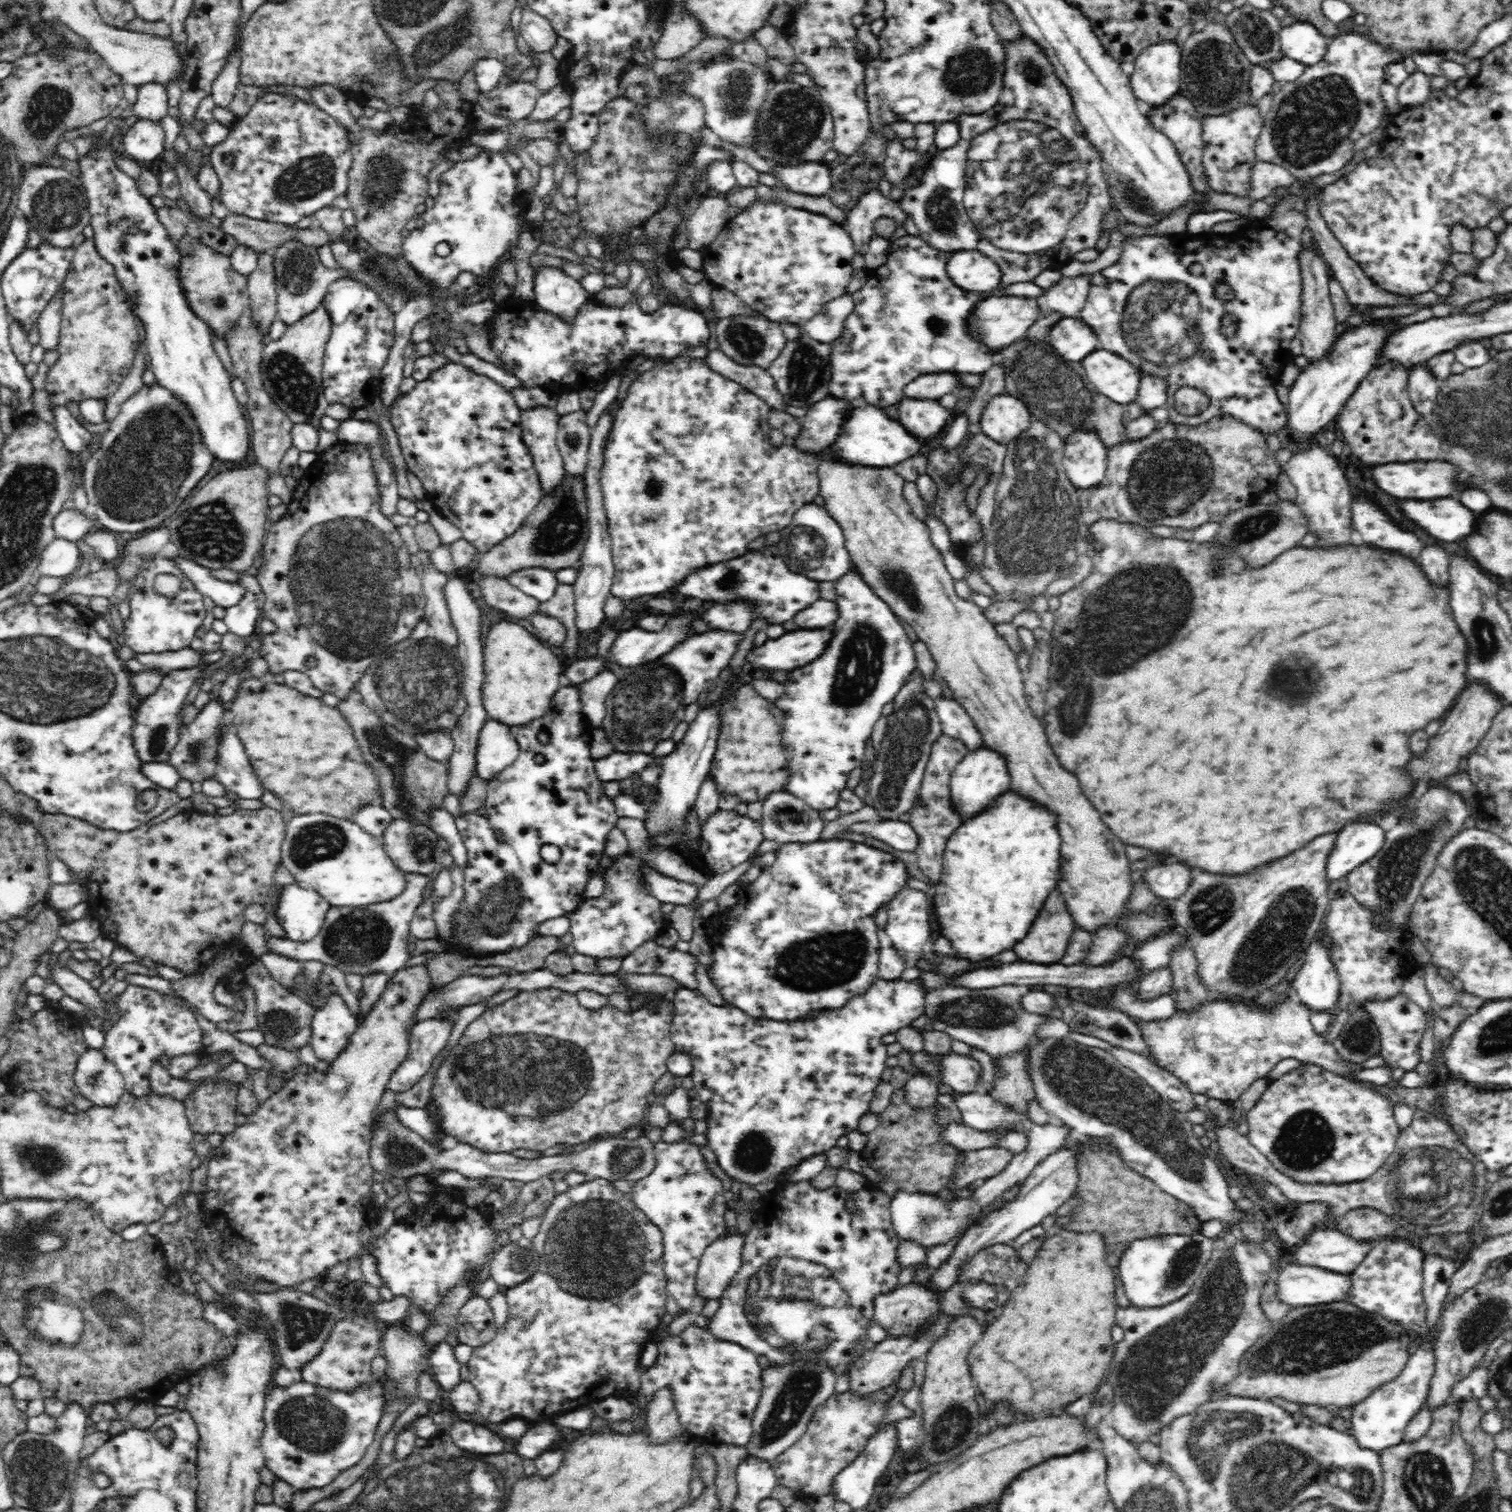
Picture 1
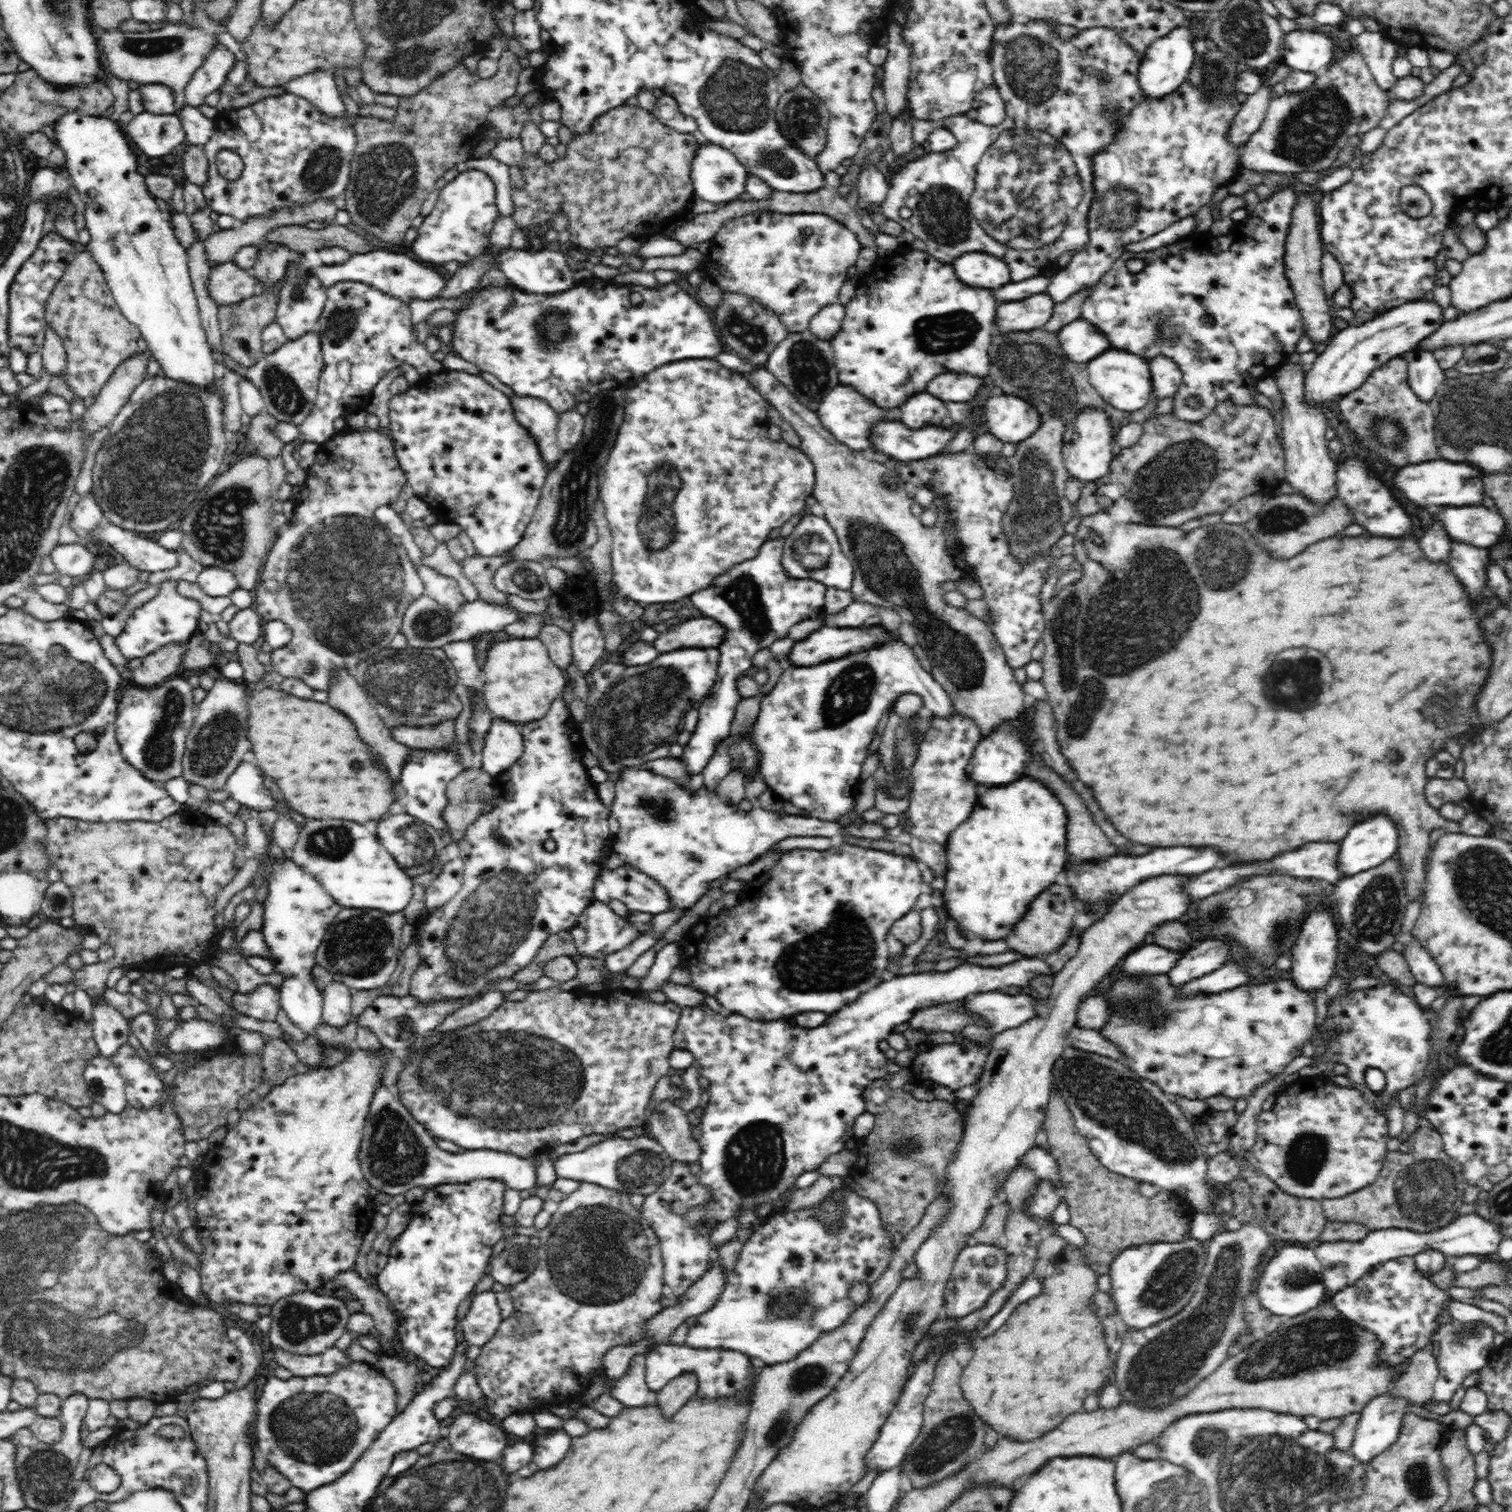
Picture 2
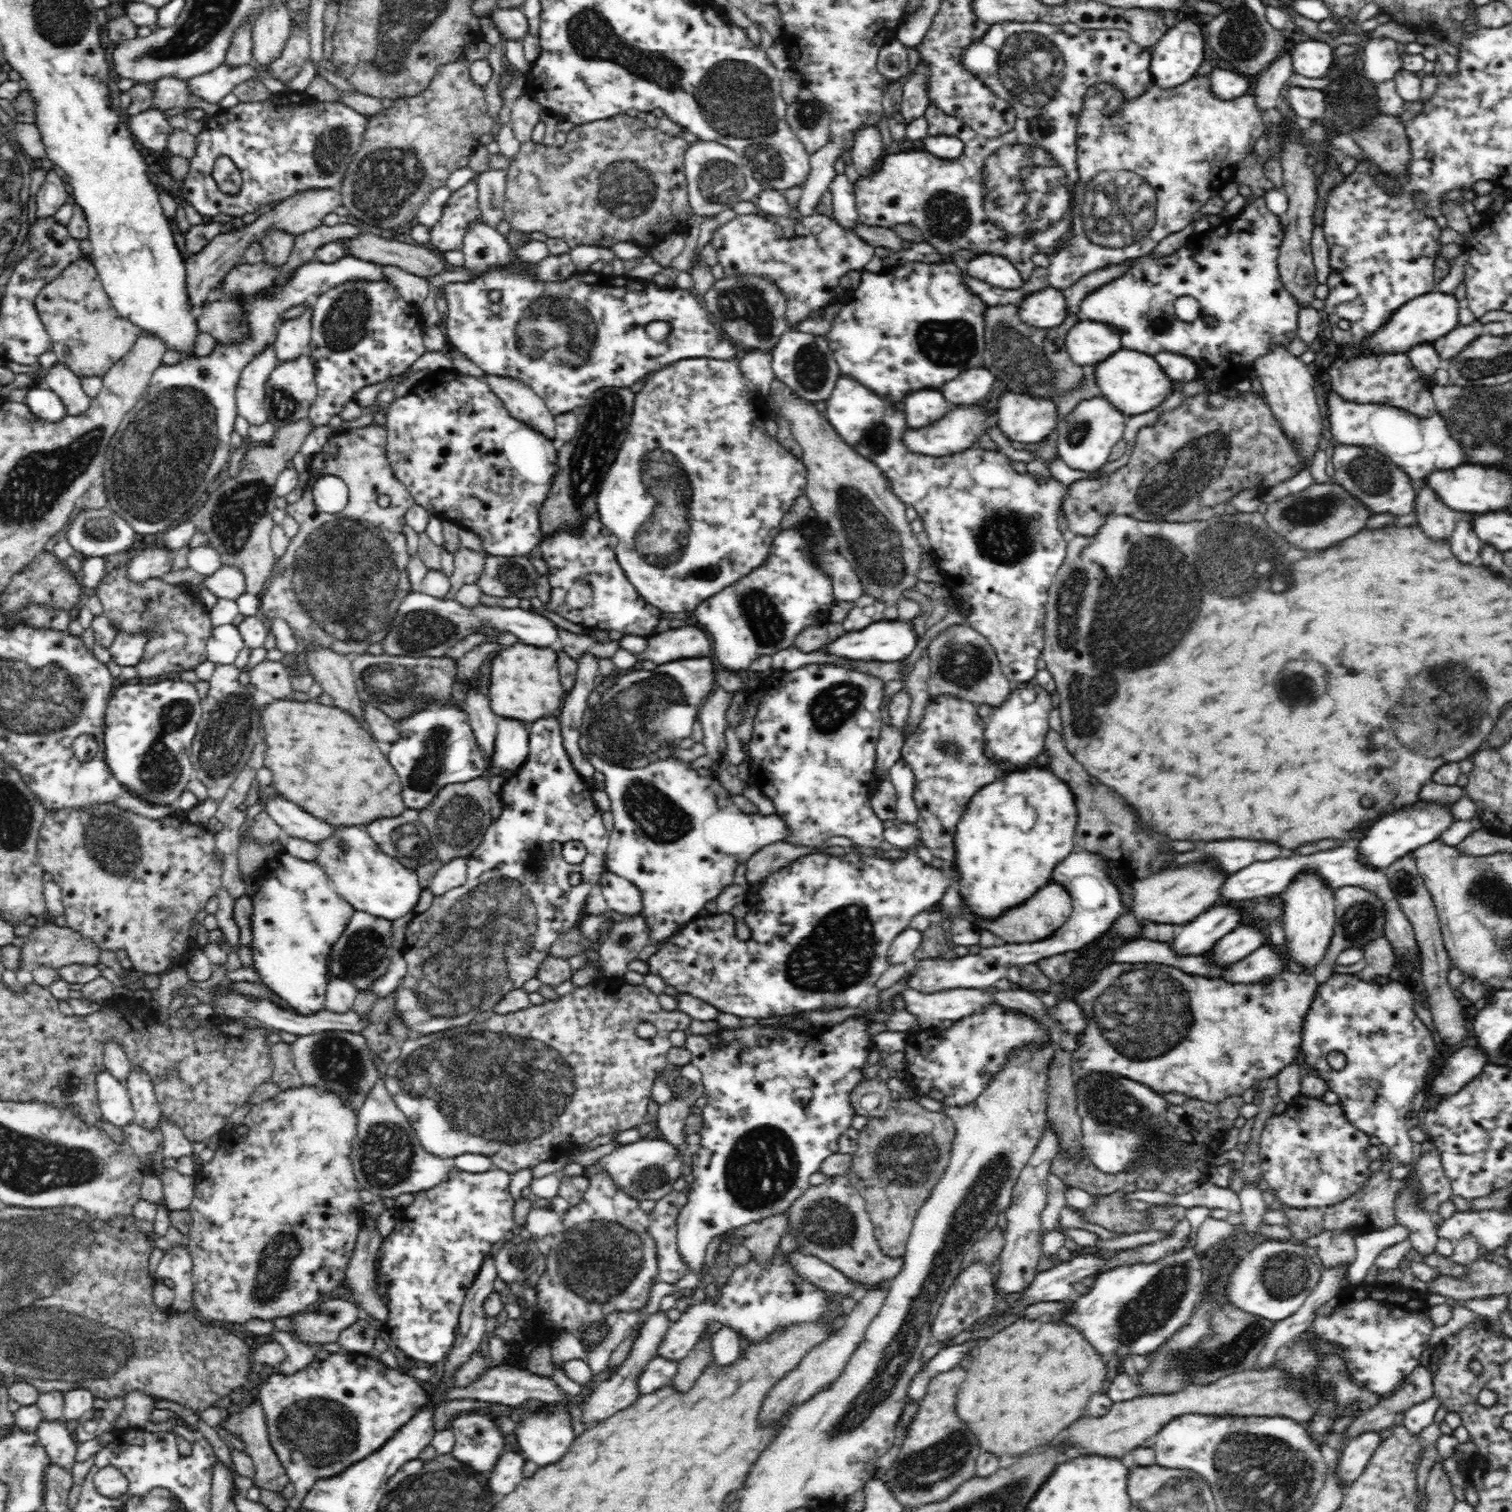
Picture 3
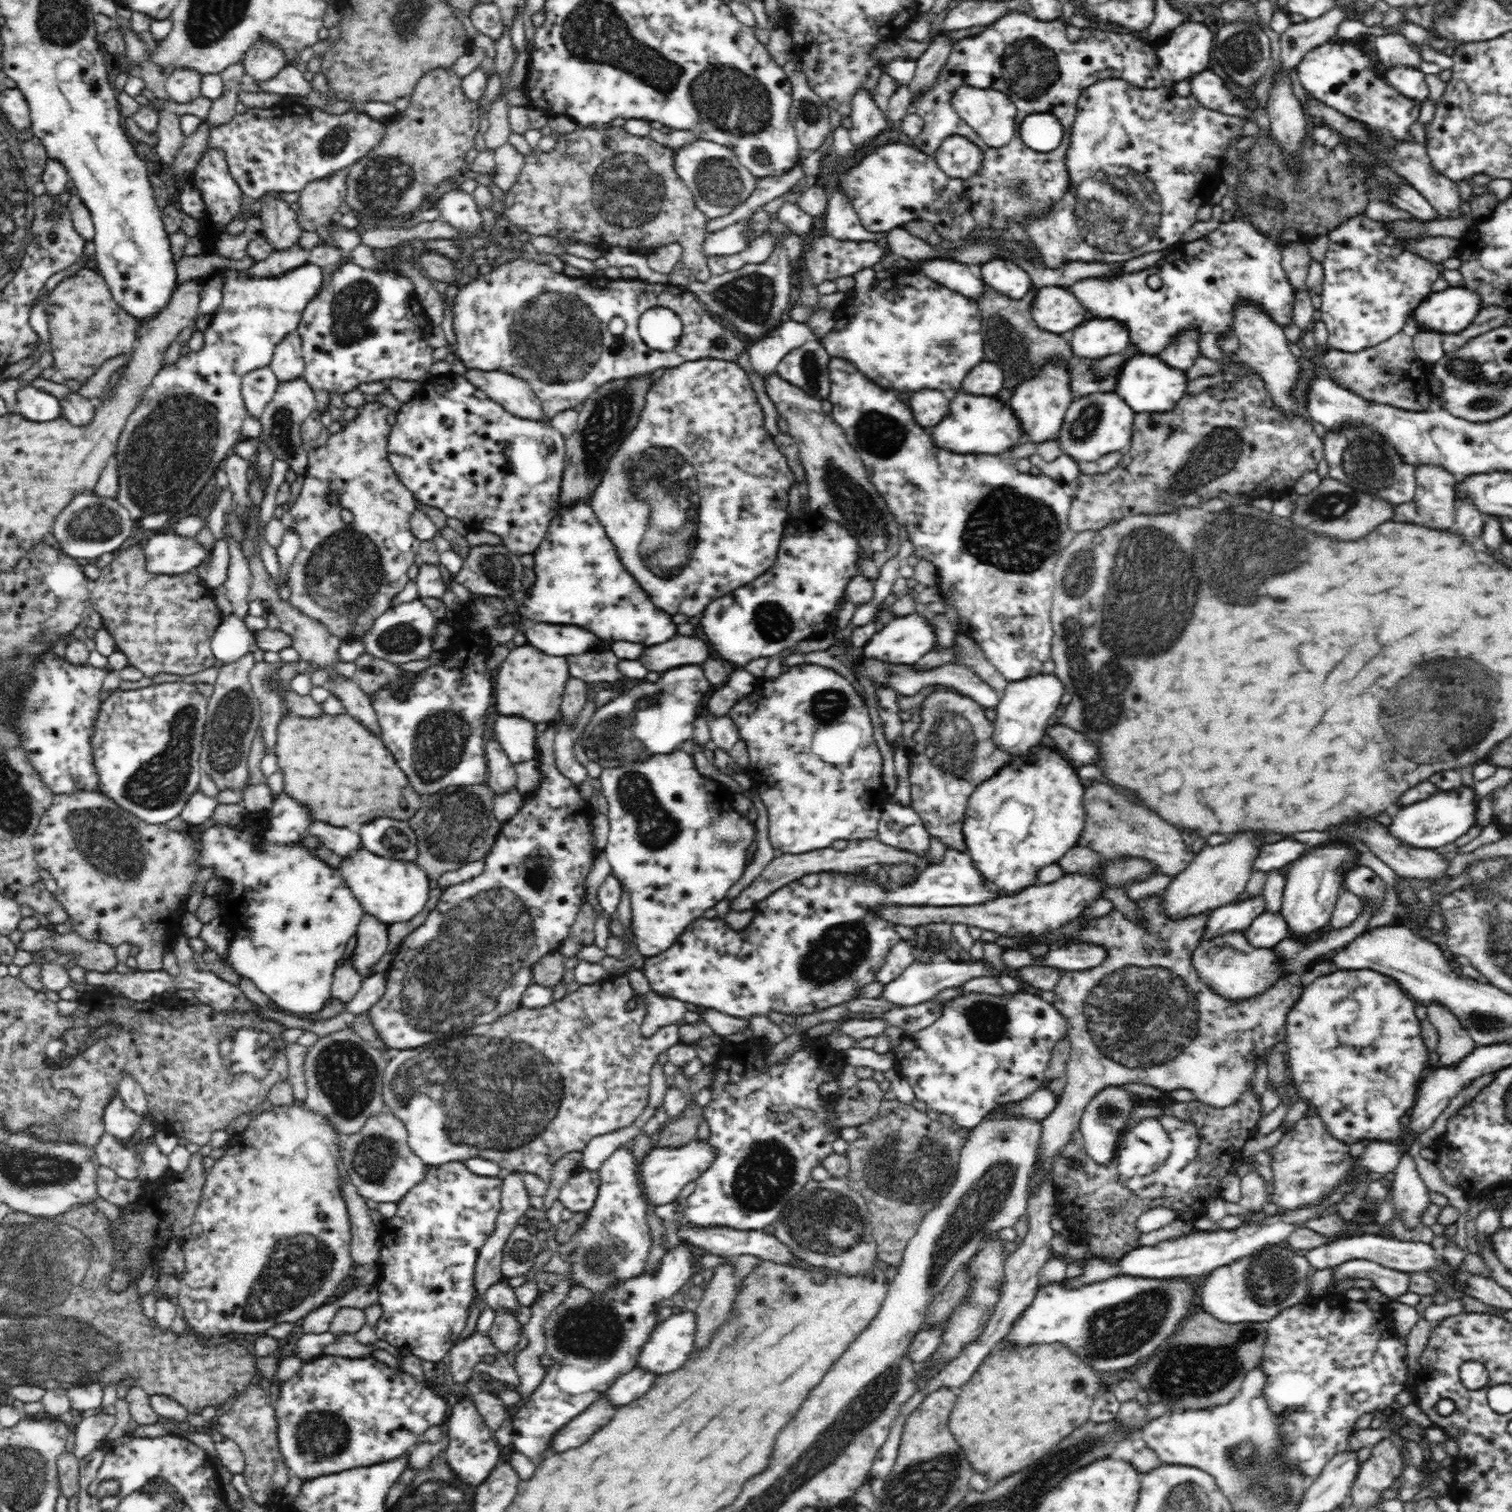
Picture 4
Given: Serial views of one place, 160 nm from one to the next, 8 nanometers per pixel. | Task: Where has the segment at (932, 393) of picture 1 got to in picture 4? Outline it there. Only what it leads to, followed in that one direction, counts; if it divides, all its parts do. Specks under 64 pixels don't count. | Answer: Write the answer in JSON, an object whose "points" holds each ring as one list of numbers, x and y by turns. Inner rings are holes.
{"points":[[982,362,972,372,964,378,962,390,970,394,984,394,984,396,994,396,1002,390,1004,376,1002,370,993,362]]}

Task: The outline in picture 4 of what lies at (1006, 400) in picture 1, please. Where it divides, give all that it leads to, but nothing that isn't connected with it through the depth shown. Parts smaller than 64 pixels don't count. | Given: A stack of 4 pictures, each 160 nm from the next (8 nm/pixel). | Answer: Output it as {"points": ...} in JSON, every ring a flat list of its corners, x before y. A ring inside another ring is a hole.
{"points":[[1046,363,1030,380,1022,382,1016,388,1016,392,1010,400,1010,406,1016,414,1015,418,1020,420,1019,430,1022,431,1022,438,1036,443,1056,440,1060,428,1062,428,1066,411,1073,399,1072,389,1070,389,1070,374,1066,363]]}

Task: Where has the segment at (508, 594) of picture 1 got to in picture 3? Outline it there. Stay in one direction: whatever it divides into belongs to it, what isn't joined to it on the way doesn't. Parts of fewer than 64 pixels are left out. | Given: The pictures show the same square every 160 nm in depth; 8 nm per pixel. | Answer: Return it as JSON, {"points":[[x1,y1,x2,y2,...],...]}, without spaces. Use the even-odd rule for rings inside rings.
{"points":[[464,547,456,550,456,554,453,554,454,570,449,577,451,582,449,598,454,598,464,584,474,584,478,580,481,570,484,570,486,555,484,552,475,552]]}

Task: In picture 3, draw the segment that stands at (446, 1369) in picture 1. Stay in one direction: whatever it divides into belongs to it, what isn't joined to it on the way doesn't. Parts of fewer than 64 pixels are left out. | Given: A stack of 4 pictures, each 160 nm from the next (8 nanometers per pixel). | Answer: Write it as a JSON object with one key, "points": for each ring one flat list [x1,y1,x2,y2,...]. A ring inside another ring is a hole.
{"points":[[452,1166,452,1174,434,1188,413,1193,414,1200,399,1210,393,1232,384,1237,380,1255,380,1271,387,1288,385,1300,389,1310,383,1330,409,1359,429,1365,446,1358,456,1340,461,1306,470,1285,476,1280,492,1246,504,1238,514,1223,514,1202,508,1191,512,1174,498,1168,472,1173]]}

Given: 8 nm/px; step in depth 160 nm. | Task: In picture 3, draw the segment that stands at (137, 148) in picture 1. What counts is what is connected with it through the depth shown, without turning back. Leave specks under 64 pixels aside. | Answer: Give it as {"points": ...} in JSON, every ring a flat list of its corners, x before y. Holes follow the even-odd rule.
{"points":[[156,108,132,115,127,125,130,127,130,132,135,141,151,152,166,150,168,135,174,129,168,123,167,116]]}

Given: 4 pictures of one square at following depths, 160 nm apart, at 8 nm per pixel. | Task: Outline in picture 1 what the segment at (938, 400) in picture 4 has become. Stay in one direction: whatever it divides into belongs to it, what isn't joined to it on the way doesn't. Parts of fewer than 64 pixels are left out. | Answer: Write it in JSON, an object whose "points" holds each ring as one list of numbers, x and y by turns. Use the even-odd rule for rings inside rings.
{"points":[[904,397,898,405,898,420,906,430,922,440,936,435,948,422,948,410,937,400]]}

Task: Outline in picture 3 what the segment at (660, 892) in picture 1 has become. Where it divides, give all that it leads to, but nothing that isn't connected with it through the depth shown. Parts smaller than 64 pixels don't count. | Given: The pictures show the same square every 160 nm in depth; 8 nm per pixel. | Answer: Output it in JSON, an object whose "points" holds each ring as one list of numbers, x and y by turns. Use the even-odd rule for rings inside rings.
{"points":[[605,870,599,880,603,896,611,908,624,915,638,915,643,909,641,890,629,880]]}

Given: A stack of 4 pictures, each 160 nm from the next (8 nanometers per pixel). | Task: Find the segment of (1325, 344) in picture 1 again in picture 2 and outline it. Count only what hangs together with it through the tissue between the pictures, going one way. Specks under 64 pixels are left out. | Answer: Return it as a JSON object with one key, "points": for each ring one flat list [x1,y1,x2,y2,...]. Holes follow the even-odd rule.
{"points":[[1302,195,1293,208,1292,227,1285,242,1285,277,1289,280,1290,289,1294,292,1295,301,1302,313,1305,324,1305,333,1316,342,1324,342,1330,338,1330,330,1334,325,1328,298,1324,291,1321,279,1321,258,1323,242,1321,239,1320,223,1316,214,1316,202,1312,195]]}

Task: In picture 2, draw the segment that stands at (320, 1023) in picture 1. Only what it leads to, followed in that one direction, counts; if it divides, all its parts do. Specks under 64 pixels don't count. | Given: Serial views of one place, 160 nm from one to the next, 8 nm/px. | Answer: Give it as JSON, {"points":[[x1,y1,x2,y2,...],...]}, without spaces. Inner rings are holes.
{"points":[[332,981,323,991,322,1022,341,1029,352,1018,351,996,353,990,344,984]]}

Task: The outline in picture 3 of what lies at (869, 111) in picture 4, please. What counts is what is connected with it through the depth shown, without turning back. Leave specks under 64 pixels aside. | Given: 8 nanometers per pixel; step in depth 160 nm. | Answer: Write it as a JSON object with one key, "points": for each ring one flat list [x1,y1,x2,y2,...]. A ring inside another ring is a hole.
{"points":[[862,125,853,135,852,164,860,175,870,176,882,158,880,130,875,125]]}

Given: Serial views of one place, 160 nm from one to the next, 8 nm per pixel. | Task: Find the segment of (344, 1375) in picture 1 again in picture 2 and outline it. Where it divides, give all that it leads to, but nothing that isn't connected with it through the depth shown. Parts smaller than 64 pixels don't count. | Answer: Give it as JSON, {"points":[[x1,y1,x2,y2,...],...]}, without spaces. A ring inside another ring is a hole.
{"points":[[337,1347,327,1348,317,1355,292,1355,275,1348,274,1360,279,1366,288,1368,292,1374,300,1377,330,1377,340,1364,348,1364,350,1358]]}

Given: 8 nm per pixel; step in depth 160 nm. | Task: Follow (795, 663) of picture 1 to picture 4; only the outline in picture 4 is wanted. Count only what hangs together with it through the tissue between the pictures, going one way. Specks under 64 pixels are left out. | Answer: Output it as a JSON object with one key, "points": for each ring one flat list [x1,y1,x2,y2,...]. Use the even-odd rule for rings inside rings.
{"points":[[916,612,904,617,894,617,886,624,880,633,874,634,866,646,856,653,861,656,878,659,892,664,910,665,918,662,924,654,930,652,936,644,936,632,924,615]]}

